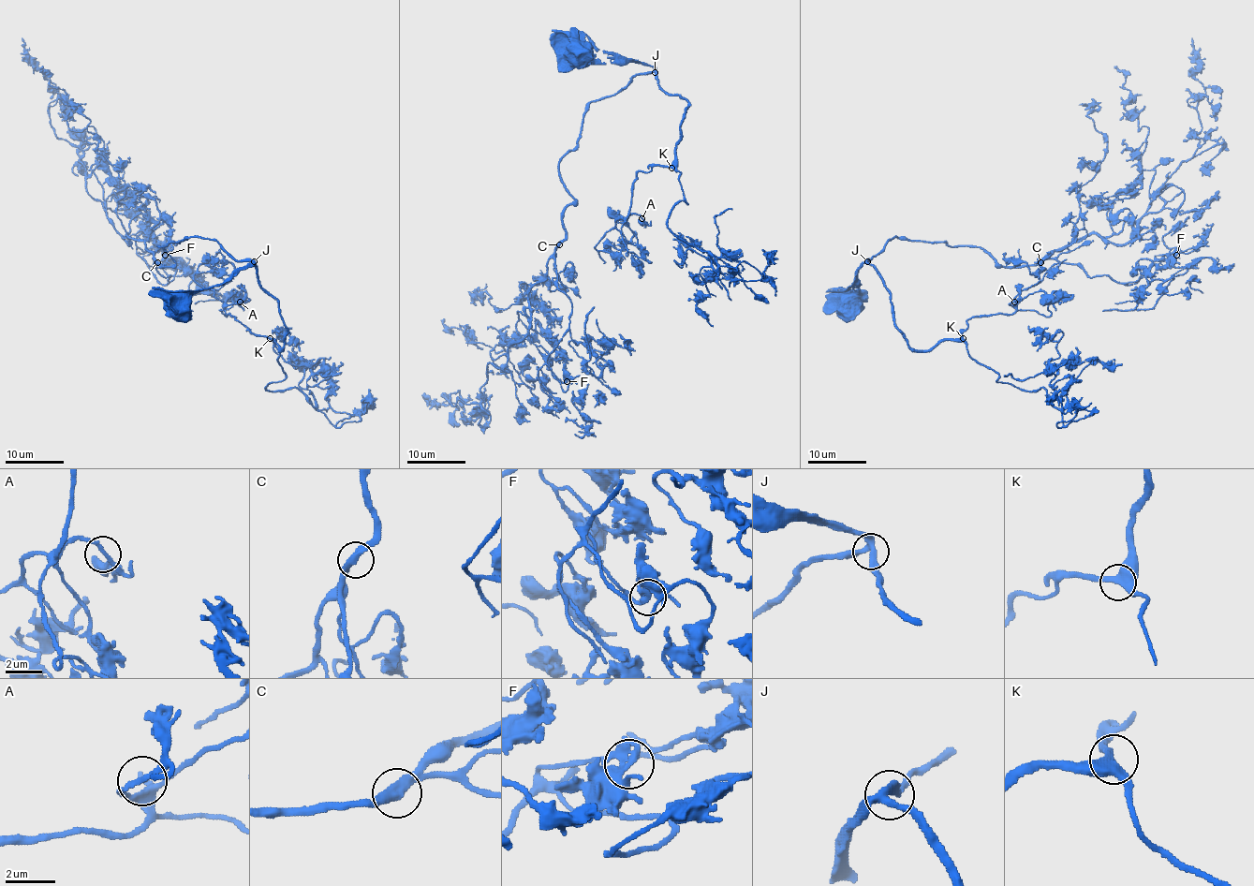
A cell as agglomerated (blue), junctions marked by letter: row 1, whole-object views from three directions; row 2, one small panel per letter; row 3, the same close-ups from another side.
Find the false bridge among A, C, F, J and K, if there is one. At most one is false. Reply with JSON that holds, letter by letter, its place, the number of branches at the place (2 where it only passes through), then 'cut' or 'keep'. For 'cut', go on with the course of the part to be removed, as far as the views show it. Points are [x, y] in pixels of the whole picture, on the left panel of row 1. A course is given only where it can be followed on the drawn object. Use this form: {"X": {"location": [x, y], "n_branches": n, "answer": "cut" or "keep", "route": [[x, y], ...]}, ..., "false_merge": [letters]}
{"A": {"location": [240, 302], "n_branches": 2, "answer": "keep"}, "C": {"location": [157, 262], "n_branches": 2, "answer": "keep"}, "F": {"location": [165, 255], "n_branches": 3, "answer": "keep"}, "J": {"location": [254, 261], "n_branches": 3, "answer": "keep"}, "K": {"location": [270, 338], "n_branches": 3, "answer": "keep"}, "false_merge": []}

